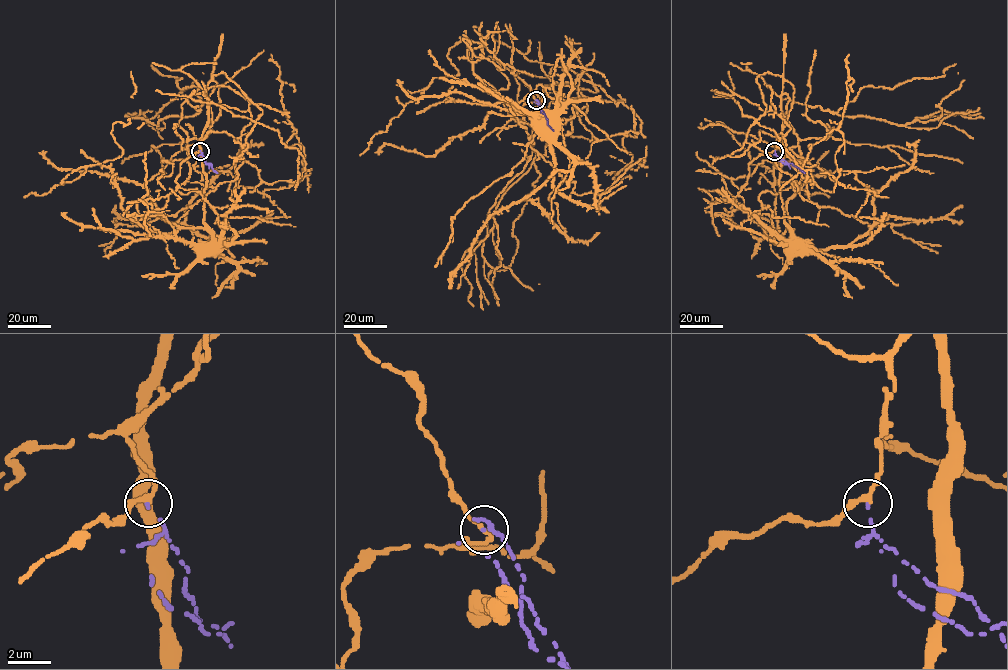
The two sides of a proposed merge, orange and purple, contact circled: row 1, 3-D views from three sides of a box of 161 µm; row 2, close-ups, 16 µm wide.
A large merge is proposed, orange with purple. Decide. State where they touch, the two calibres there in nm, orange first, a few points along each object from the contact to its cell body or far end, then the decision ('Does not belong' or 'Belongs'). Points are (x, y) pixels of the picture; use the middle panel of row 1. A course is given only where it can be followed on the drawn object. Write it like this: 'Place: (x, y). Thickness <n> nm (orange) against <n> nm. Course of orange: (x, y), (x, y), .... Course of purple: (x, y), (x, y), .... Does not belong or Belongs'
Place: (536, 100). Thickness 200 nm (orange) against 110 nm. Course of orange: (536, 101), (548, 111), (543, 119), (552, 118), (536, 109), (542, 104), (548, 115), (538, 112). Course of purple: (536, 101), (554, 131). Does not belong

